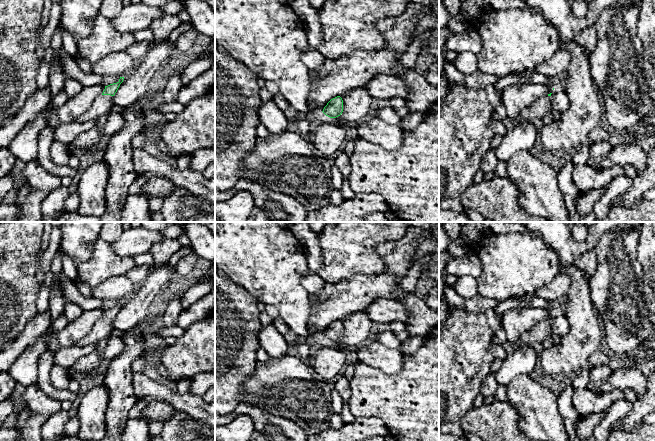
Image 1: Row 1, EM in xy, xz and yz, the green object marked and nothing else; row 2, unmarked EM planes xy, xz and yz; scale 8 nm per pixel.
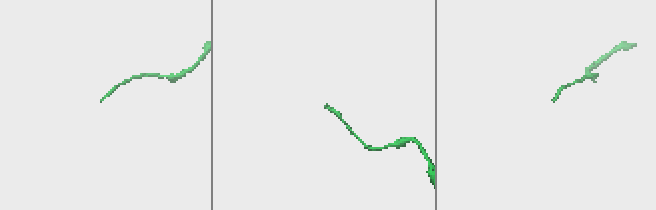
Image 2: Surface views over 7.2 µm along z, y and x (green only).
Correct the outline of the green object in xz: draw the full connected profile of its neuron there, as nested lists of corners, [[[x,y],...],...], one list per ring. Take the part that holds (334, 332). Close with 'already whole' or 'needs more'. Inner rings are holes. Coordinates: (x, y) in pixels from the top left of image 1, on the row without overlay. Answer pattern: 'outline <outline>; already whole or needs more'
outline [[[340,320],[331,323],[322,335],[330,342],[336,342],[343,336],[343,324]]]; already whole

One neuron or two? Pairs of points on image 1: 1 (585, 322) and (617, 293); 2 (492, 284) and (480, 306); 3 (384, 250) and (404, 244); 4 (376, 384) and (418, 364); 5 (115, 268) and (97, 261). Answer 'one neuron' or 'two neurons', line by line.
1: two neurons
2: two neurons
3: one neuron
4: one neuron
5: one neuron

